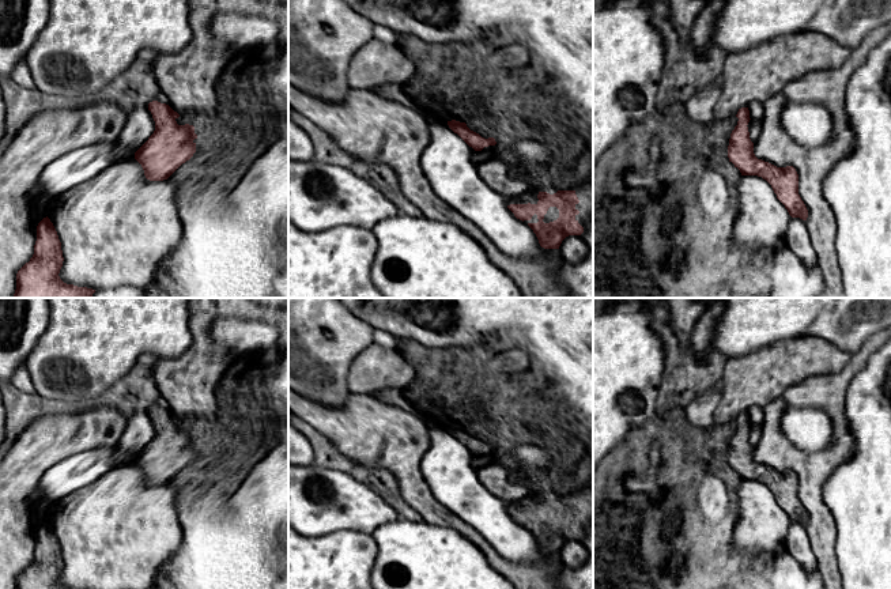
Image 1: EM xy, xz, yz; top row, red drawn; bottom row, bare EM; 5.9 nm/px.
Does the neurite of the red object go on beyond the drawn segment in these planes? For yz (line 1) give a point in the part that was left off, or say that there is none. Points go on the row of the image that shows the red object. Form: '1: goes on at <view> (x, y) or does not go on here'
1: does not go on here

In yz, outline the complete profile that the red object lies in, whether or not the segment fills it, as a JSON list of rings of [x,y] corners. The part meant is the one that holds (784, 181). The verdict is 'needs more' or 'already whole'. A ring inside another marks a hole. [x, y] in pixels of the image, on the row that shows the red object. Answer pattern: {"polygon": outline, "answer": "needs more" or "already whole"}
{"polygon": [[[748,107],[739,109],[737,125],[730,133],[728,146],[729,162],[735,165],[741,175],[758,175],[766,180],[777,199],[785,205],[792,218],[807,220],[808,209],[798,195],[798,174],[793,166],[777,167],[769,162],[758,159],[754,154],[754,143],[750,139]]], "answer": "already whole"}

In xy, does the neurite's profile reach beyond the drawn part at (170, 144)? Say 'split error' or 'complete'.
complete

